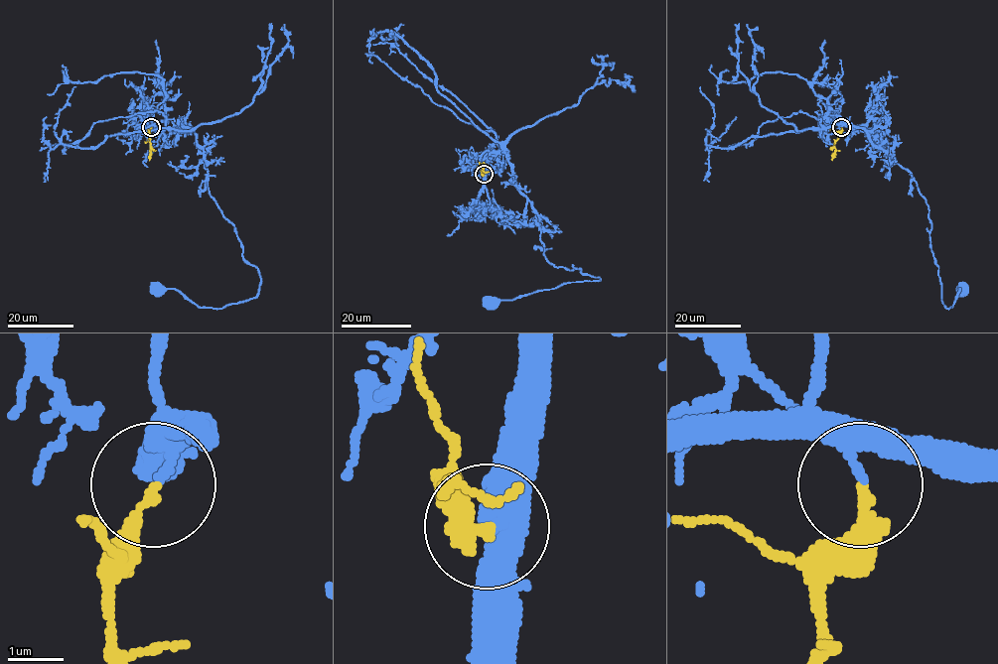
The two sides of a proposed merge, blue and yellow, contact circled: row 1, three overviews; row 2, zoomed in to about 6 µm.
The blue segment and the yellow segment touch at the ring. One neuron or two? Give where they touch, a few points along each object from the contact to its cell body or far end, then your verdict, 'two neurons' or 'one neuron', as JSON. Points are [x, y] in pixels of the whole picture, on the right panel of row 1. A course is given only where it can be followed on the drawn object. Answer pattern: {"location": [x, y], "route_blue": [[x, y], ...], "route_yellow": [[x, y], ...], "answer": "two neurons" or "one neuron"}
{"location": [841, 127], "route_blue": [[841, 127], [821, 129], [862, 127], [910, 173], [928, 207], [930, 247], [943, 305], [950, 308], [962, 290]], "route_yellow": [[841, 127], [834, 144], [835, 153], [832, 160]], "answer": "one neuron"}

